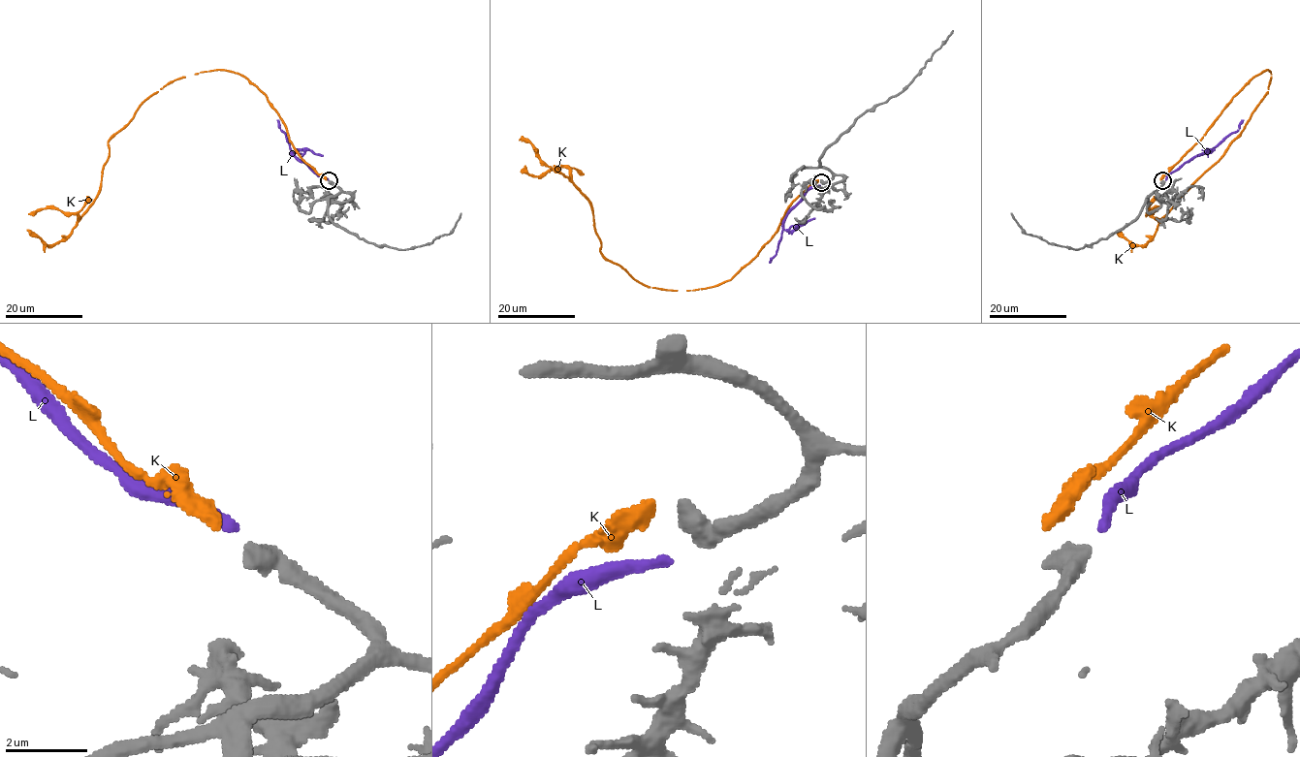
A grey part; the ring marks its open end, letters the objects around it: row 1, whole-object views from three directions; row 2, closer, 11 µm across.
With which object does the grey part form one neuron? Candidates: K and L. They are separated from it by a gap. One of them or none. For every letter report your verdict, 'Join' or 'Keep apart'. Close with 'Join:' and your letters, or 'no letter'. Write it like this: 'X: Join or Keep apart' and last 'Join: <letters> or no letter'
K: Keep apart
L: Join
Join: L

